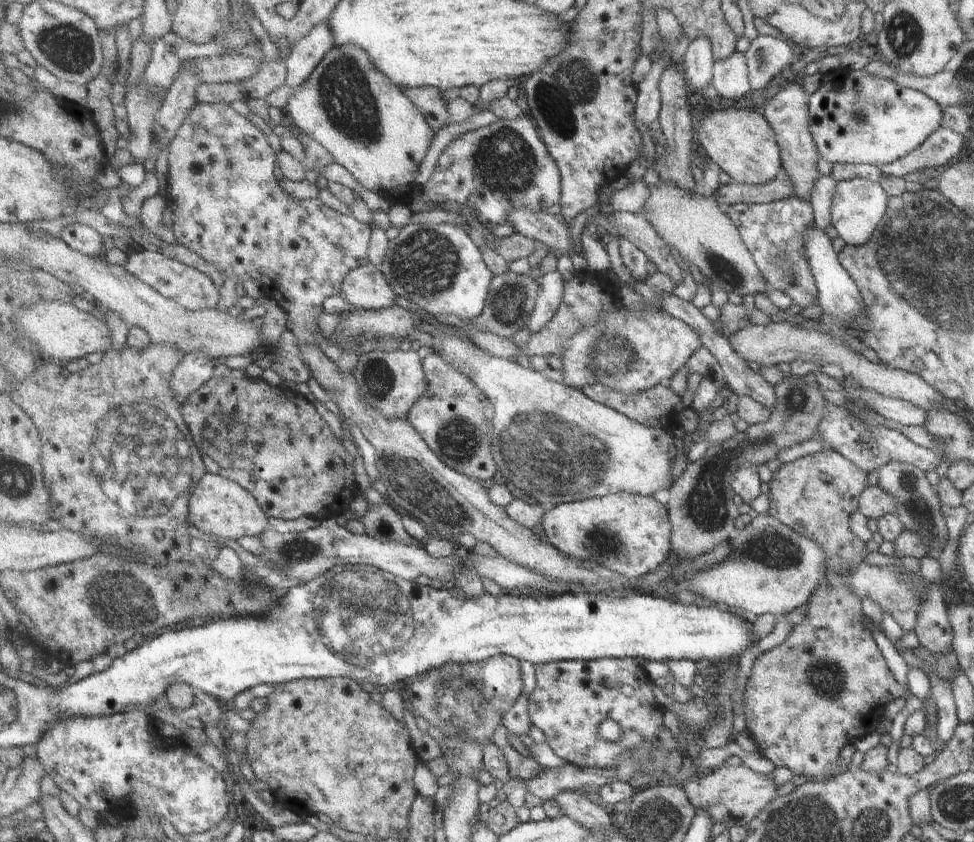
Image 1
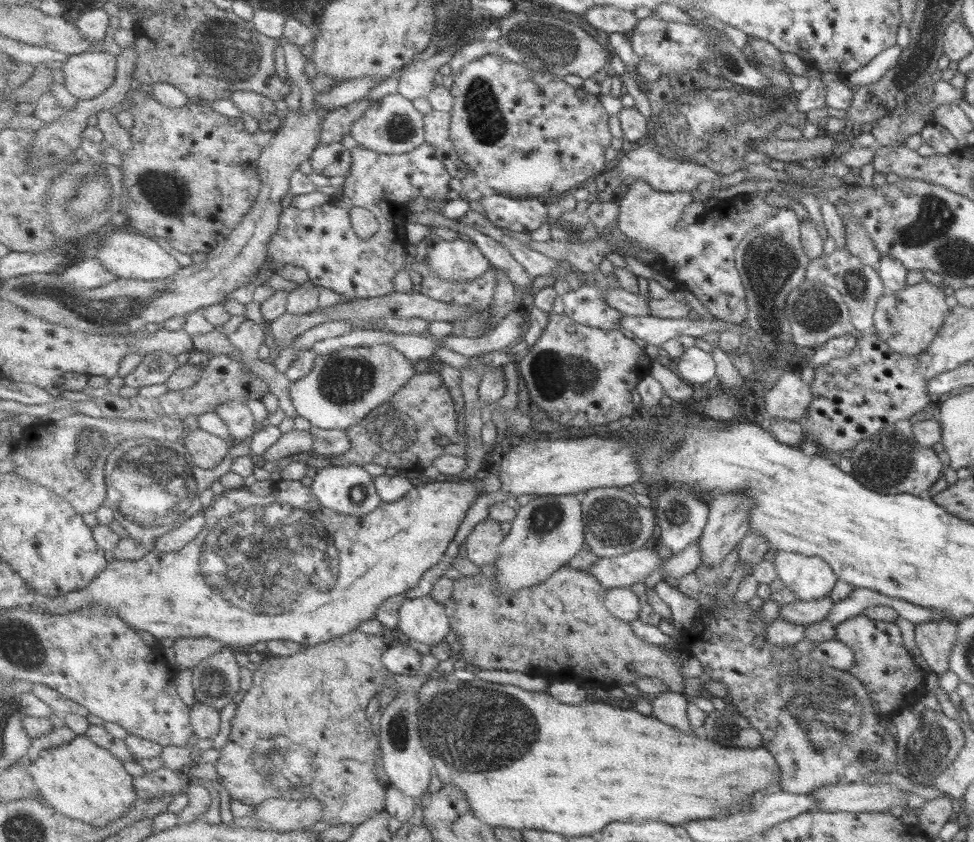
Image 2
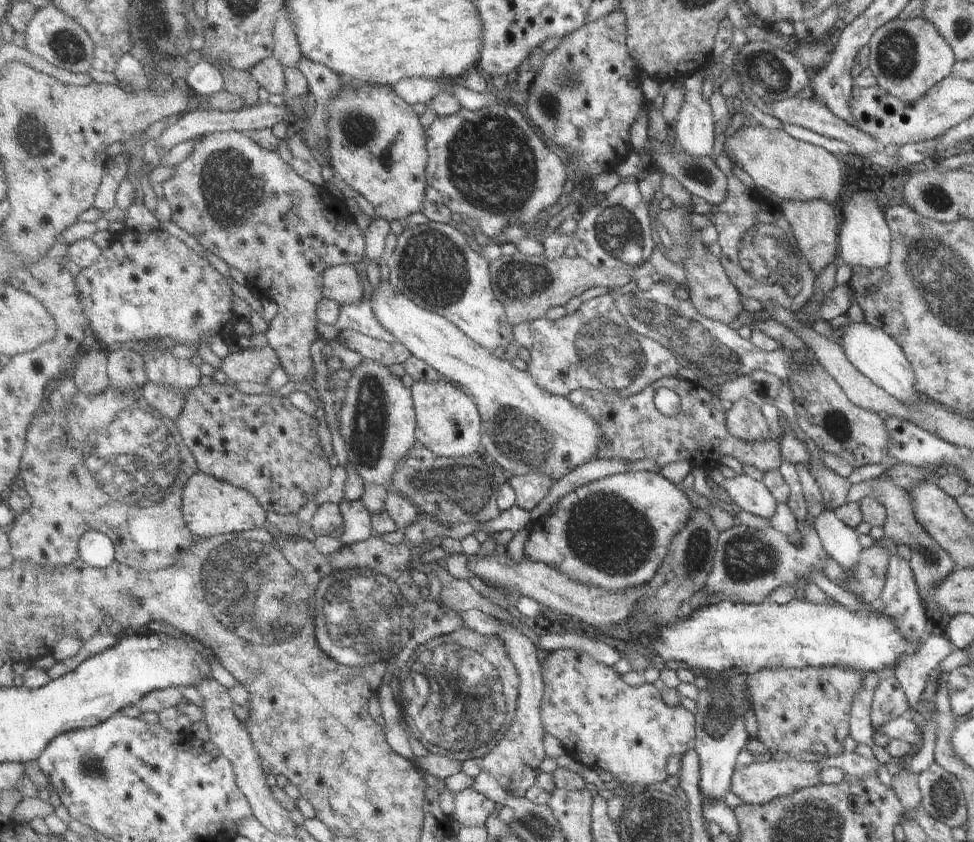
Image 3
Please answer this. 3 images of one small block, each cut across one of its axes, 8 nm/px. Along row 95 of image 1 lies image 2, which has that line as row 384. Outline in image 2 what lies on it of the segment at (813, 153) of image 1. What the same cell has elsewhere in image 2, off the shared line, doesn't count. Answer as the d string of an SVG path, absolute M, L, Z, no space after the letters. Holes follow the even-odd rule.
M784 369L764 399L766 412L771 418L801 422L810 410L813 397L809 384L799 374Z

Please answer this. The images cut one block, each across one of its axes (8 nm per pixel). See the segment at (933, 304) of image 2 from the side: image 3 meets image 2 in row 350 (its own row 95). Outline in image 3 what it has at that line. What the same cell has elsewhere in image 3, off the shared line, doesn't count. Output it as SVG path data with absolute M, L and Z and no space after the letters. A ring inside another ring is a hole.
M923 16L900 17L886 22L877 28L867 48L867 66L875 76L876 84L907 105L913 105L937 82L950 75L957 60L937 26Z

